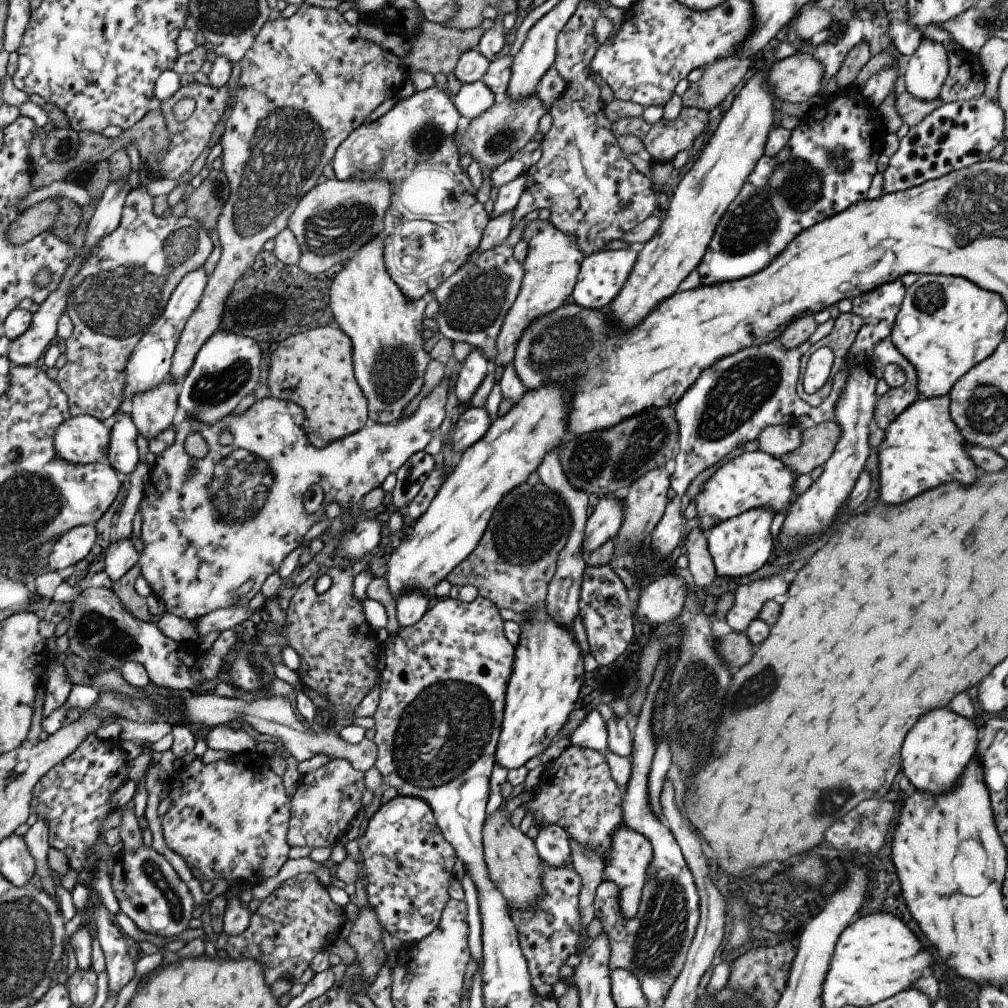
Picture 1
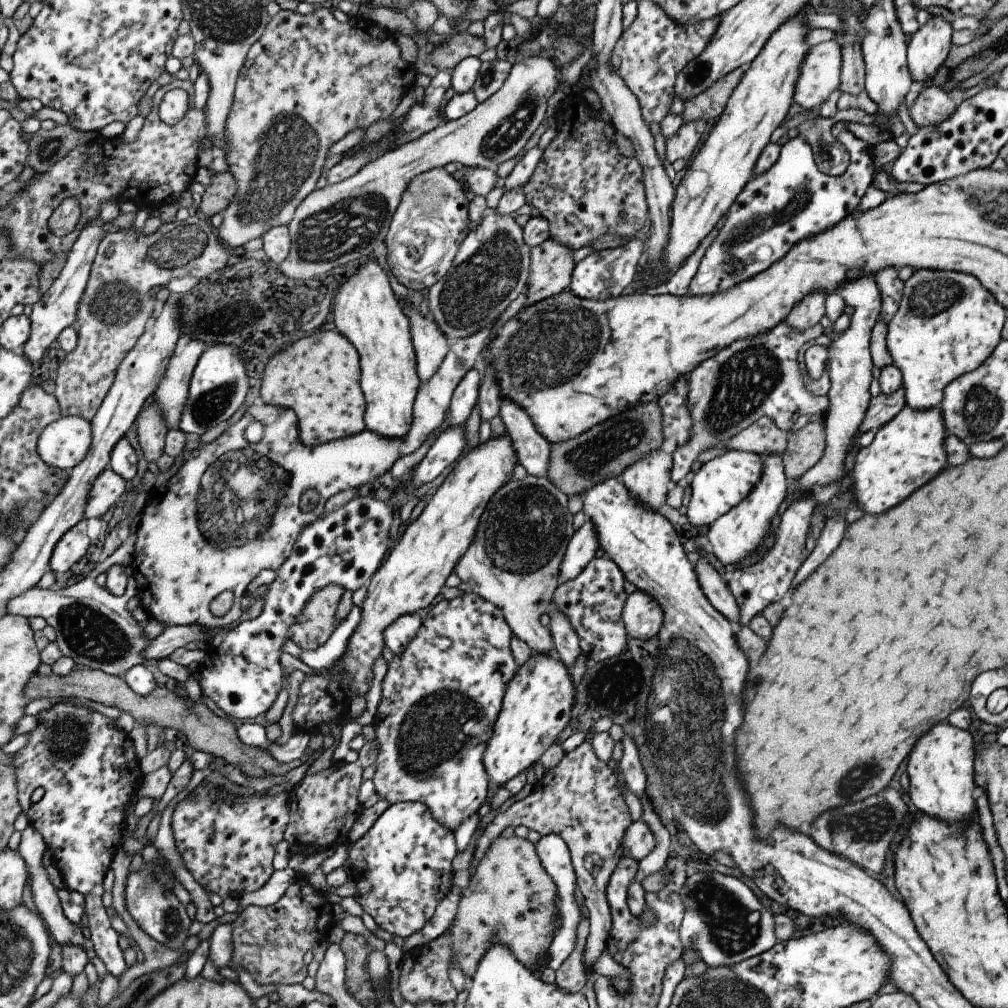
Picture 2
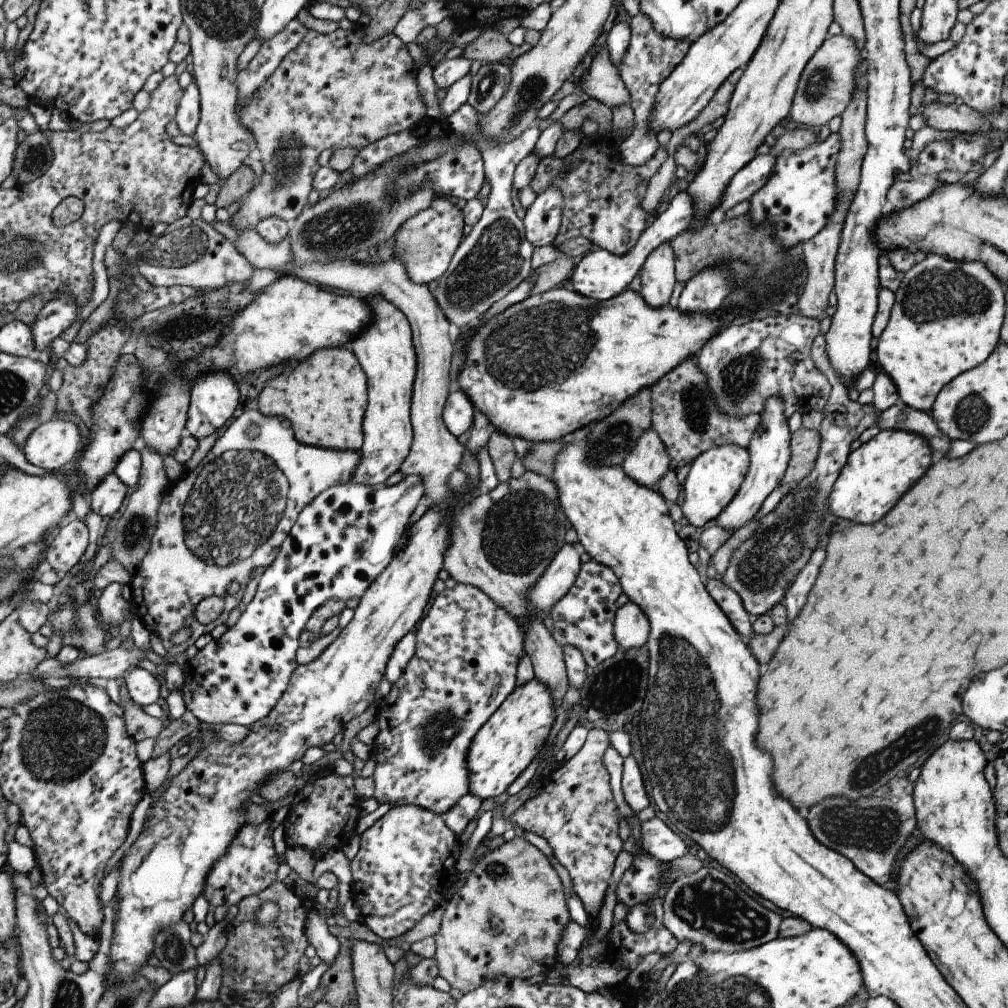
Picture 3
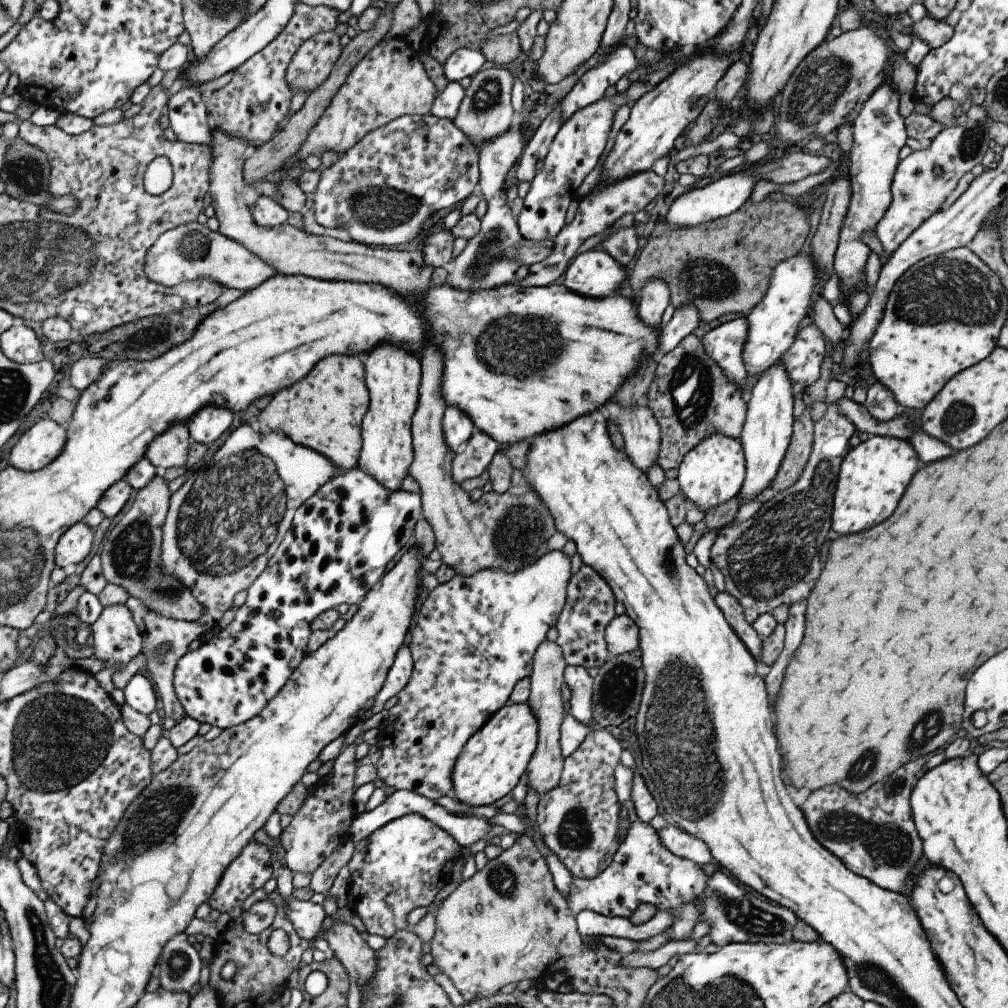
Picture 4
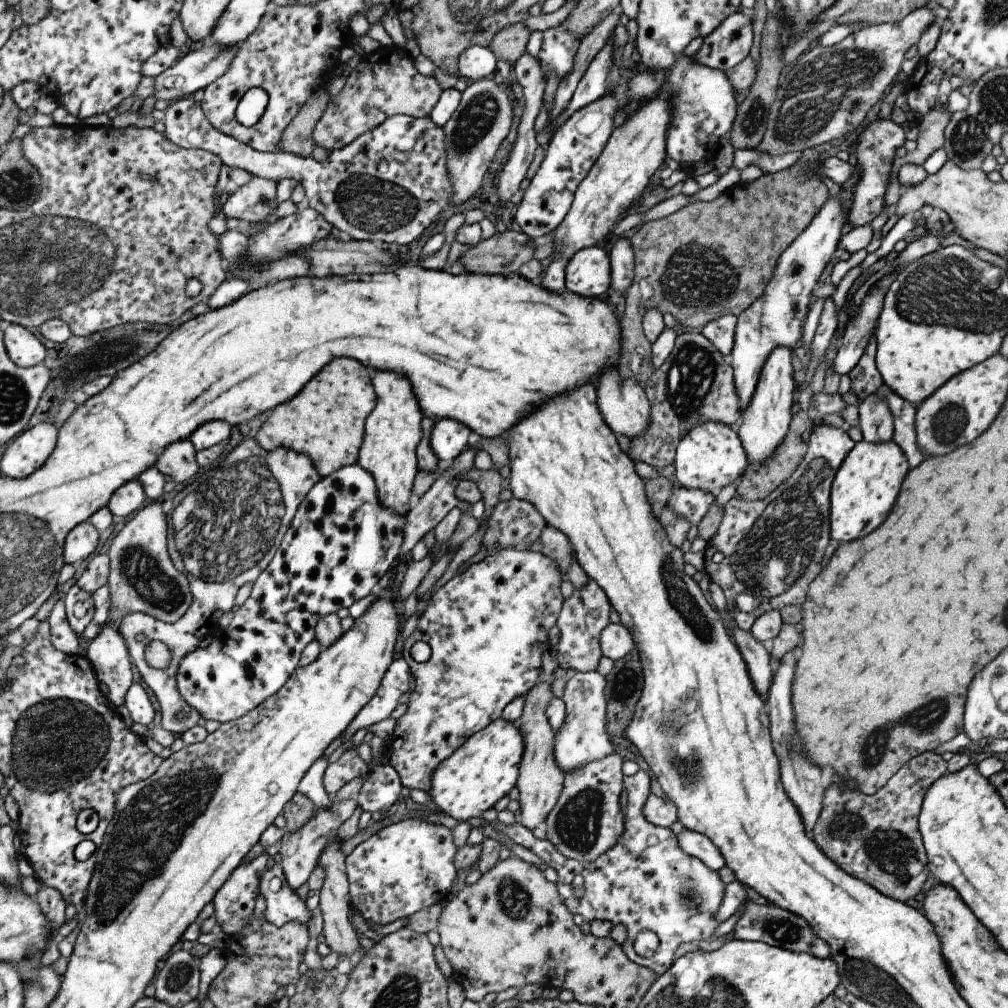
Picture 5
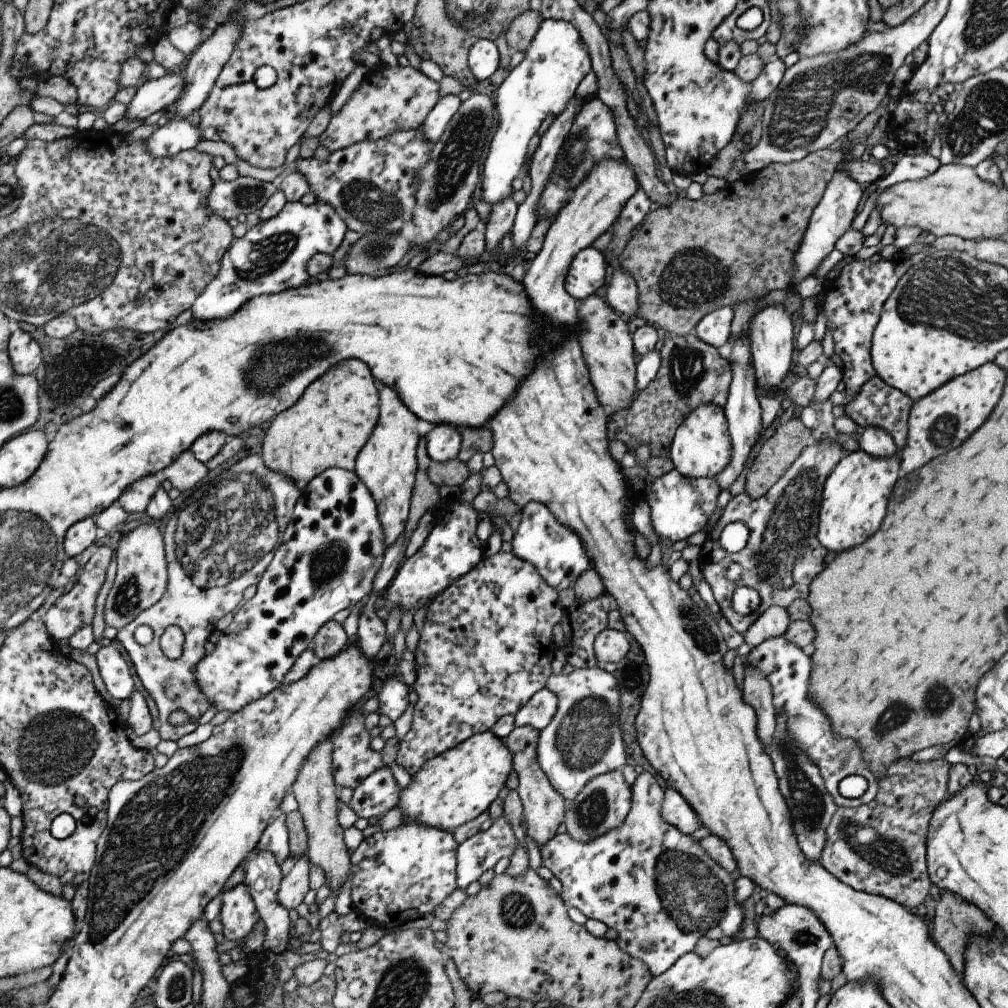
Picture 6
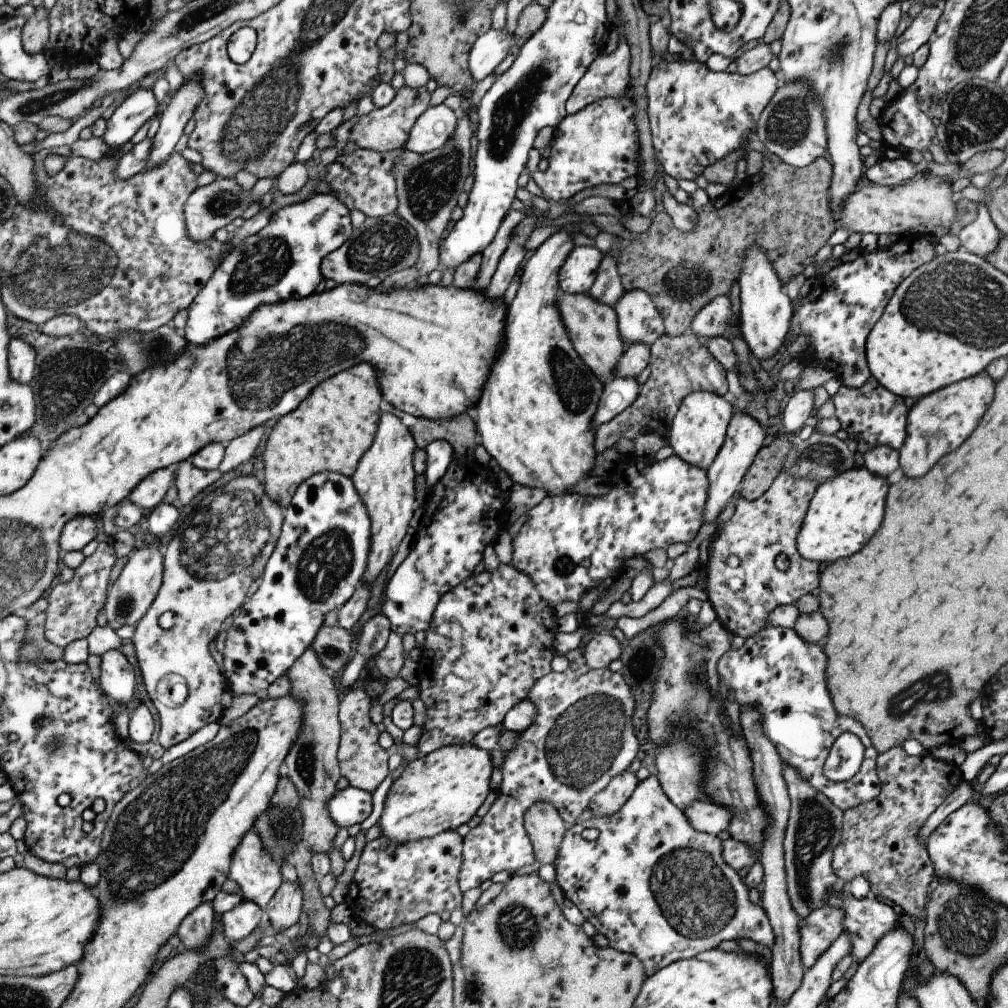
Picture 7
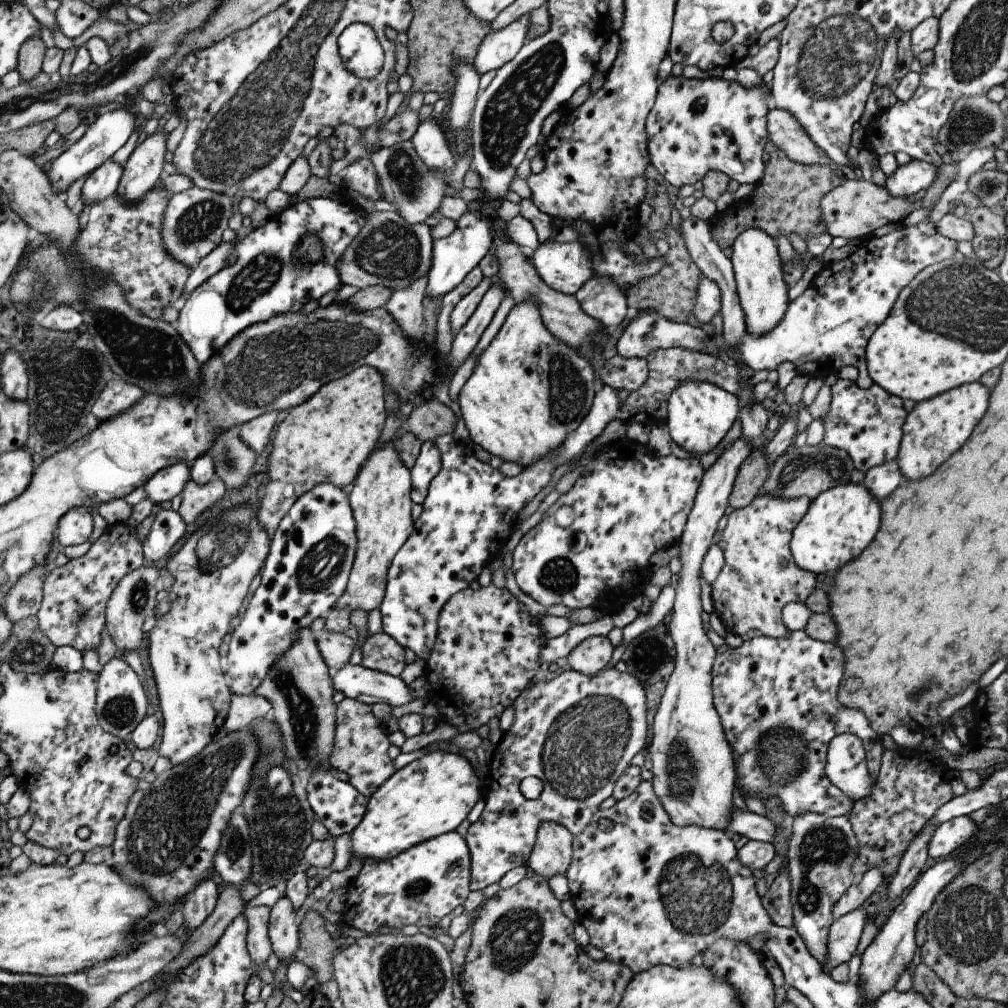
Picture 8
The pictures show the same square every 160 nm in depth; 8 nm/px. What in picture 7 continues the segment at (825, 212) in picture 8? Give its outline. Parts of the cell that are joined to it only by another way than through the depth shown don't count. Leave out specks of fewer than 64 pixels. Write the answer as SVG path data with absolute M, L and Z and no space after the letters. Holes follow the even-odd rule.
M917 173L913 178L901 184L885 186L865 186L860 190L847 195L837 212L837 227L845 227L852 232L873 234L903 234L915 226L926 226L933 234L947 231L955 212L959 209L954 207L951 200L951 184L947 177L926 176Z

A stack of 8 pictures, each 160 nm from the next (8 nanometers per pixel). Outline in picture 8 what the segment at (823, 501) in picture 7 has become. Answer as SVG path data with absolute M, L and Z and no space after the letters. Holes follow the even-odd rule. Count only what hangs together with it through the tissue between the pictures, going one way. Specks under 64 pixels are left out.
M847 483L841 486L828 488L820 492L813 500L810 500L809 506L799 520L797 526L792 530L789 541L792 561L801 570L817 574L832 575L836 570L853 560L875 536L879 528L879 501L866 489L861 483Z

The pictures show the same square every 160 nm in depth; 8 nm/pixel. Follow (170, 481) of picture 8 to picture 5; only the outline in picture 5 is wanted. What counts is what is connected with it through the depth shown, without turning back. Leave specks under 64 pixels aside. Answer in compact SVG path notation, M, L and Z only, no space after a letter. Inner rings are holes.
M137 479L131 480L119 486L114 494L111 494L106 508L112 516L125 518L134 511L140 510L145 504L146 497L143 486Z

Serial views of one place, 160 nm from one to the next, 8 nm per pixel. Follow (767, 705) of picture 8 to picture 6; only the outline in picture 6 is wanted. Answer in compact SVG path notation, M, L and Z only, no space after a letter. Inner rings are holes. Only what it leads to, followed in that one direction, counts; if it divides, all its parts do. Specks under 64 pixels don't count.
M781 636L764 640L754 646L746 654L746 661L743 662L743 665L744 668L759 669L760 673L764 674L772 690L774 711L776 714L781 711L786 714L788 736L816 764L819 774L824 780L826 791L831 795L833 802L838 807L856 808L874 798L878 789L878 782L874 774L871 774L868 766L865 766L858 744L851 739L838 739L832 735L826 714L823 714L823 711L808 697L807 685L811 663L810 658L805 656L799 647L787 642L787 639ZM851 748L855 750L857 760L853 760L851 766L849 764L845 766L843 764L843 754L847 754L847 750L851 750ZM847 774L859 774L859 776L863 776L867 780L867 790L859 798L848 799L839 794L838 784L841 782L841 778L845 778Z

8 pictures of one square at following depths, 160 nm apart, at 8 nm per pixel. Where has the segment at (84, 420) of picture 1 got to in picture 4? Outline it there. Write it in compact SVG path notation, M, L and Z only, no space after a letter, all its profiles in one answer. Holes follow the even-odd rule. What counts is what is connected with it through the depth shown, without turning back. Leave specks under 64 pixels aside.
M39 420L21 434L5 456L17 470L37 471L61 454L65 444L65 428L53 420Z

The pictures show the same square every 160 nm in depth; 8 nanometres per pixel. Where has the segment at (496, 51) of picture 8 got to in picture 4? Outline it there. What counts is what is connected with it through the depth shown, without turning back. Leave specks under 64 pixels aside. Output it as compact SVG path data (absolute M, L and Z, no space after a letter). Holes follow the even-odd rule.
M458 49L451 52L442 65L443 76L448 82L458 83L465 77L473 77L485 64L485 58L479 49Z

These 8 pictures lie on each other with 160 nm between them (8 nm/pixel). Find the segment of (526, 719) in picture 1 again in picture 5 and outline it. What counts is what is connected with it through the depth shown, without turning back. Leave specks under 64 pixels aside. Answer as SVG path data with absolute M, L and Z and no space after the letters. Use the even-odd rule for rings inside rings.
M499 718L480 732L469 736L457 750L435 766L429 778L427 798L437 812L457 821L470 821L493 808L494 804L515 787L519 762L523 754L523 737L517 726Z

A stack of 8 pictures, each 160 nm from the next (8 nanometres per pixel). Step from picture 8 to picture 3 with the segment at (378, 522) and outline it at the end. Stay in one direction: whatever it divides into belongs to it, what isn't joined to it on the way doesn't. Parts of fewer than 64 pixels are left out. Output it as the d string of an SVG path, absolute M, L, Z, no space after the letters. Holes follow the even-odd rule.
M379 294L366 296L371 322L359 332L351 344L351 352L365 374L366 410L361 422L362 446L352 482L375 486L397 472L411 447L412 430L409 420L416 355L409 324L395 306Z

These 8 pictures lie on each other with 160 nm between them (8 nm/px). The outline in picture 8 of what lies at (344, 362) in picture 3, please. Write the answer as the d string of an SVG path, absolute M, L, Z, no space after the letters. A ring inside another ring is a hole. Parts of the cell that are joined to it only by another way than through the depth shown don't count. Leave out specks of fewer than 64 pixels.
M361 365L341 378L332 380L318 388L305 402L289 409L287 415L277 424L271 440L271 452L267 458L267 482L263 497L256 511L256 517L268 537L272 538L278 522L285 516L291 505L312 486L328 482L340 489L354 481L359 466L379 440L386 410L383 408L384 384L378 370Z

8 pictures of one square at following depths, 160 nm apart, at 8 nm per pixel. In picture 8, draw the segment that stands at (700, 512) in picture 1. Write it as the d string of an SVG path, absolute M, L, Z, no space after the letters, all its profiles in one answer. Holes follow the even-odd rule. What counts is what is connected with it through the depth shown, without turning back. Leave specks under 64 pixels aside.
M685 381L677 385L666 404L666 422L670 440L685 452L699 458L713 450L738 417L739 405L735 394L725 392L708 382Z

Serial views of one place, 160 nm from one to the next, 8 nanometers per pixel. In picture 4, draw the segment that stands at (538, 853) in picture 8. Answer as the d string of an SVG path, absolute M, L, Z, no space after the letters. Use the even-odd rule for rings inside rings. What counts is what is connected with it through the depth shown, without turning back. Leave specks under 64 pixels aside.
M543 640L537 650L535 650L531 675L529 676L529 695L527 706L533 712L533 718L537 722L537 741L535 751L531 754L531 759L525 770L527 778L527 790L532 789L538 796L543 796L551 792L557 786L562 770L563 756L559 749L559 726L563 722L563 716L567 714L566 704L561 701L561 684L563 684L563 674L565 669L563 654L555 642Z

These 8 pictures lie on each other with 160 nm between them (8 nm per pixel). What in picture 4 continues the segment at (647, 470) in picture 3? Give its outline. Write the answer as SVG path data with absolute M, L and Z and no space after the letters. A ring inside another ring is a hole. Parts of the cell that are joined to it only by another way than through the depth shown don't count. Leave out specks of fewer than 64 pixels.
M614 399L607 400L602 407L606 422L617 426L623 437L623 452L635 468L641 472L656 465L659 450L659 426L646 406L623 408Z

